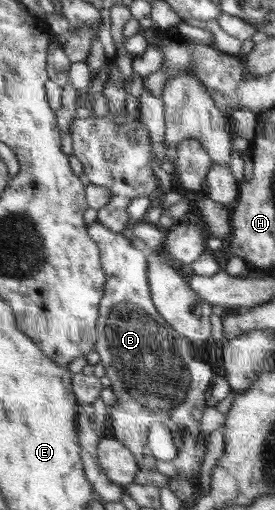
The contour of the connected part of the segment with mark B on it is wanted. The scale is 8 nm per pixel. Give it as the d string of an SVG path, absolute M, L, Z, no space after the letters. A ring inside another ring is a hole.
M99 221L88 225L88 235L97 243L100 261L106 281L104 295L99 305L97 319L96 345L94 351L99 354L101 364L105 367L106 376L112 382L110 388L117 395L117 403L108 405L111 434L122 442L135 457L139 469L151 469L167 477L190 479L198 474L207 450L207 441L200 429L205 403L213 380L213 370L205 361L195 359L193 344L187 337L173 330L157 312L149 290L147 278L147 259L143 251L138 250L130 238L116 233L103 226ZM161 423L169 427L169 432L176 442L177 456L169 462L156 459L148 447L148 429Z

